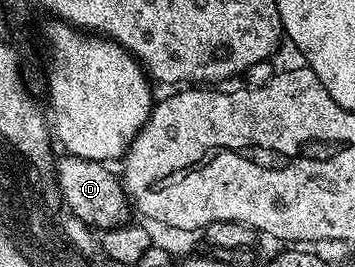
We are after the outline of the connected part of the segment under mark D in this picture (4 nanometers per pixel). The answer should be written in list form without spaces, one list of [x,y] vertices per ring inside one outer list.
[[[63,154],[61,158],[58,163],[56,188],[69,214],[75,220],[78,218],[80,222],[87,223],[90,227],[98,227],[99,232],[131,222],[132,204],[126,189],[122,185],[121,178],[117,174],[114,176],[107,164],[68,154]]]

